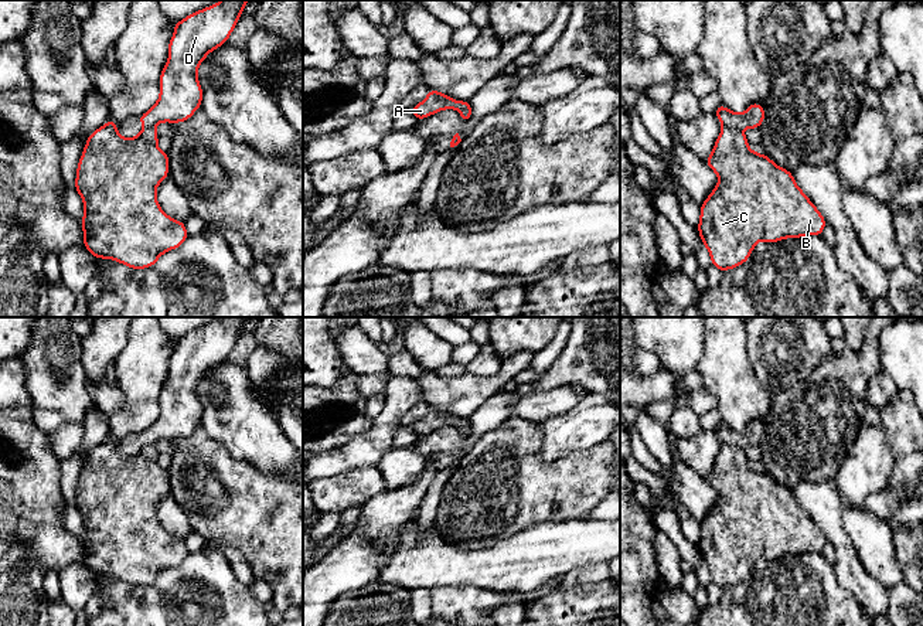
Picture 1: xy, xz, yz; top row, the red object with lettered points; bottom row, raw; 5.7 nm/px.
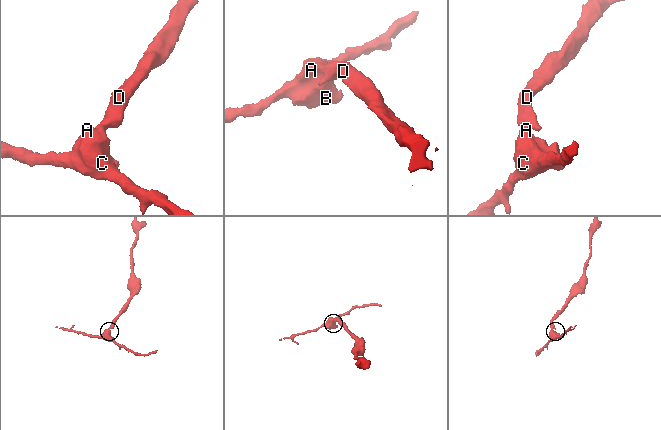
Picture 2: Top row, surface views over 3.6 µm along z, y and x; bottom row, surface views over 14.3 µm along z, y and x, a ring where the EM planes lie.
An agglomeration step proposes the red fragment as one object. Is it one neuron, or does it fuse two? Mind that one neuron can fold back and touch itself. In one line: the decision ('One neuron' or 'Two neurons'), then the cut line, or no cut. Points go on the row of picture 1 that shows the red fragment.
Two neurons. Split along yz (724, 126), (742, 131)

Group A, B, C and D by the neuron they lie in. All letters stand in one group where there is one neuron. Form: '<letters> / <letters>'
A B C / D

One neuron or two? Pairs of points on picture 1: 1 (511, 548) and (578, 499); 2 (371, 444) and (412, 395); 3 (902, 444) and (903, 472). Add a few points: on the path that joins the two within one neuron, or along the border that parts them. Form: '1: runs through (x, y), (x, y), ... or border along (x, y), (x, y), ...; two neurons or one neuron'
1: border along (581, 517), (537, 521), (517, 533); two neurons
2: runs through (382, 431), (388, 417), (399, 405); one neuron
3: border along (908, 453), (896, 459); two neurons

